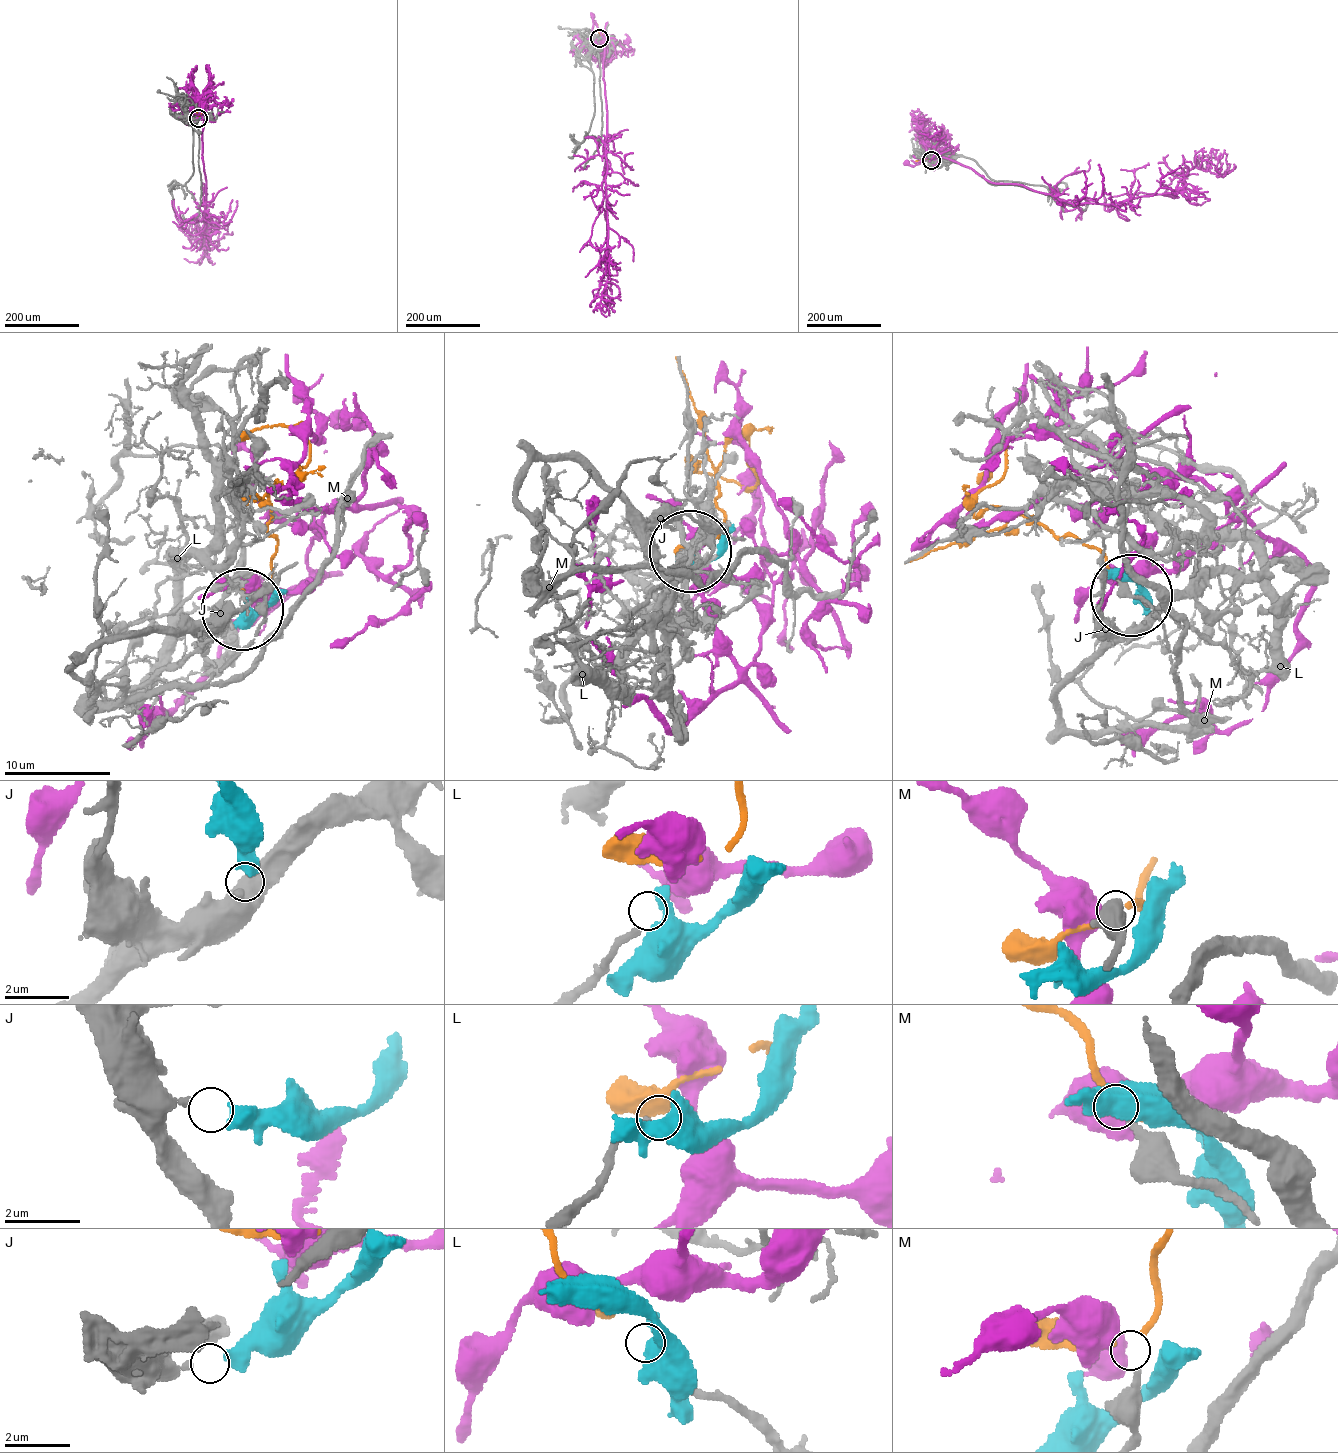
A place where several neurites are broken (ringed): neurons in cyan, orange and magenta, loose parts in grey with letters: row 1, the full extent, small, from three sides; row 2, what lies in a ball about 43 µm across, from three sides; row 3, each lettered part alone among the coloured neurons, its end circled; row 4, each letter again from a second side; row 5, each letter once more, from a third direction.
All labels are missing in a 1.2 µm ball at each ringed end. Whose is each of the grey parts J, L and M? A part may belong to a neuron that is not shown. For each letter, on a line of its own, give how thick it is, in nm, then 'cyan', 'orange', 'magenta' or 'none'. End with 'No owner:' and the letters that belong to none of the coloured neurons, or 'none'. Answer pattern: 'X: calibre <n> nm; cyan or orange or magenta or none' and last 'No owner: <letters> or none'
J: calibre 360 nm; cyan
L: calibre 200 nm; none
M: calibre 300 nm; orange
No owner: L

